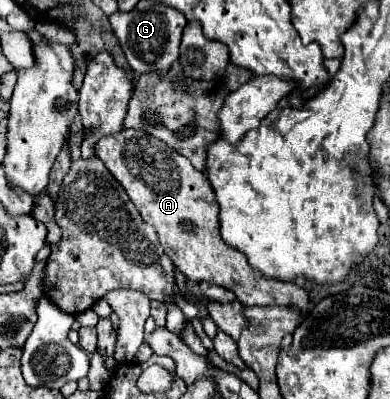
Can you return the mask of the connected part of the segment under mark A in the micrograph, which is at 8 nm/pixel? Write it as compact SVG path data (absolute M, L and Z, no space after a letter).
M121 130L119 134L101 138L95 144L95 154L125 188L143 220L157 230L165 252L187 280L219 284L233 290L243 306L295 304L305 308L309 304L309 296L303 288L291 282L265 278L253 266L249 266L247 258L239 250L223 242L217 218L219 208L211 184L203 172L195 170L191 162L187 162L187 158L145 130Z

